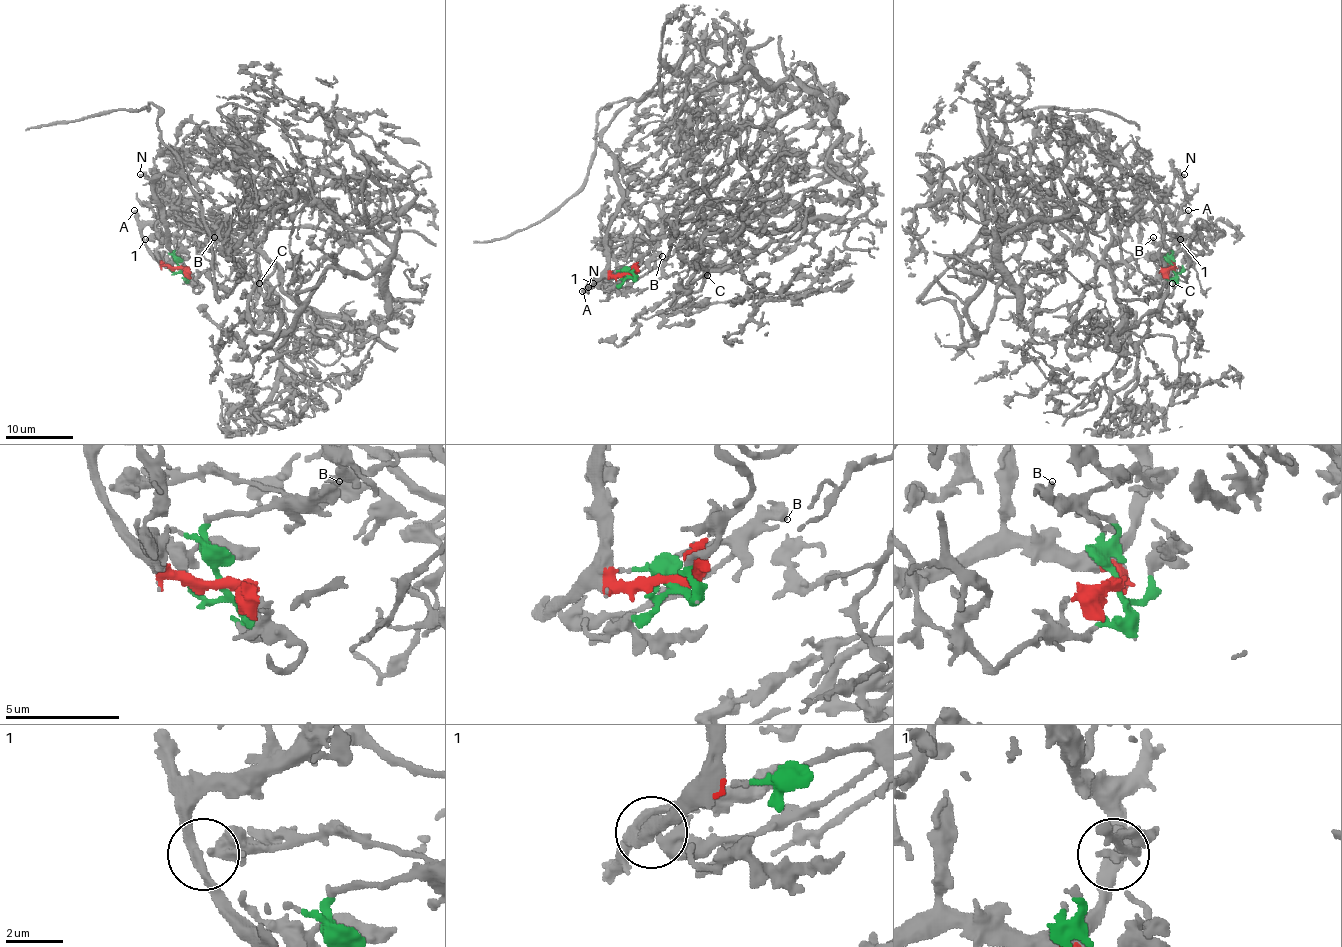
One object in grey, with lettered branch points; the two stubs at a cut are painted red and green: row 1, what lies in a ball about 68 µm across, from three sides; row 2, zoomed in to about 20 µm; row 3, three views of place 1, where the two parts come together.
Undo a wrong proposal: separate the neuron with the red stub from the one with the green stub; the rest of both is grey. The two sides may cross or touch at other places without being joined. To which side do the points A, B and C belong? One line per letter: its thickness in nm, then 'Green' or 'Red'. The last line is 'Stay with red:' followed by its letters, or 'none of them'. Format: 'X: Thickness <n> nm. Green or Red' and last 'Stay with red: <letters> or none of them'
A: Thickness 400 nm. Red
B: Thickness 320 nm. Green
C: Thickness 150 nm. Green
Stay with red: A

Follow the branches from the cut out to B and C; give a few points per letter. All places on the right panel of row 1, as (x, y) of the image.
B: (1173, 267), (1169, 249), (1158, 245), (1153, 237)
C: (1173, 267), (1136, 293), (1117, 242), (1107, 250), (1131, 341), (1208, 223), (1196, 260), (1159, 291), (1173, 282)

